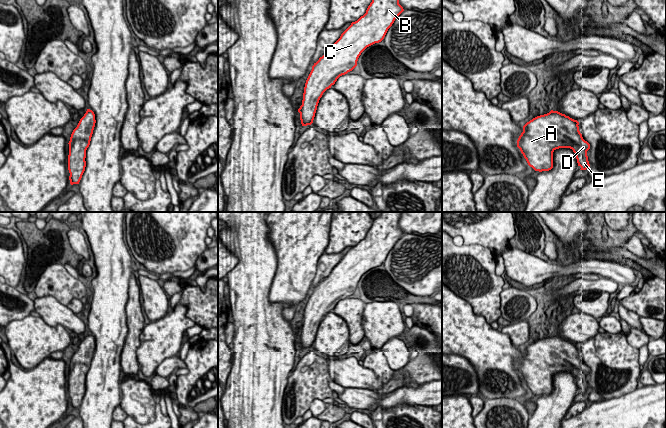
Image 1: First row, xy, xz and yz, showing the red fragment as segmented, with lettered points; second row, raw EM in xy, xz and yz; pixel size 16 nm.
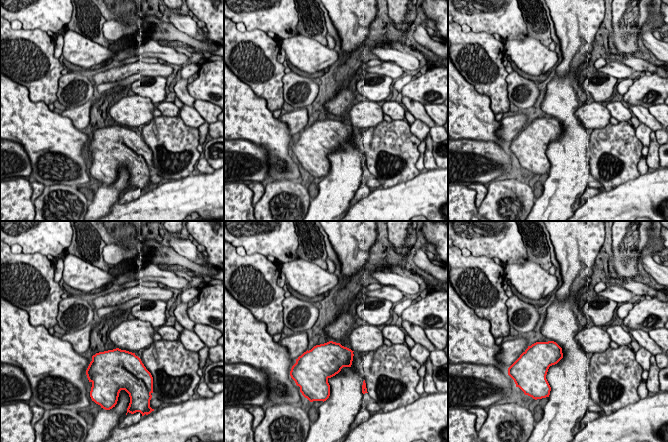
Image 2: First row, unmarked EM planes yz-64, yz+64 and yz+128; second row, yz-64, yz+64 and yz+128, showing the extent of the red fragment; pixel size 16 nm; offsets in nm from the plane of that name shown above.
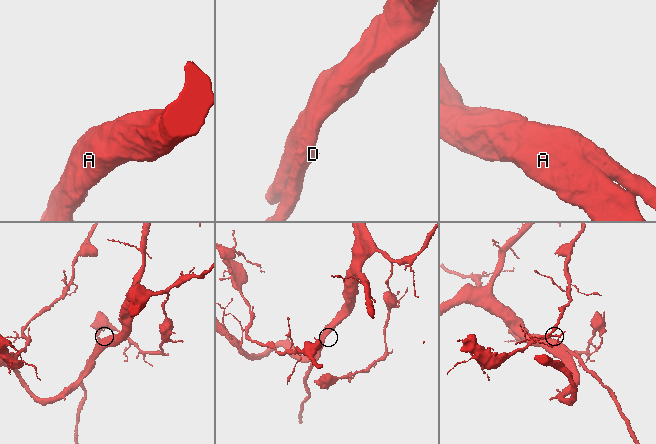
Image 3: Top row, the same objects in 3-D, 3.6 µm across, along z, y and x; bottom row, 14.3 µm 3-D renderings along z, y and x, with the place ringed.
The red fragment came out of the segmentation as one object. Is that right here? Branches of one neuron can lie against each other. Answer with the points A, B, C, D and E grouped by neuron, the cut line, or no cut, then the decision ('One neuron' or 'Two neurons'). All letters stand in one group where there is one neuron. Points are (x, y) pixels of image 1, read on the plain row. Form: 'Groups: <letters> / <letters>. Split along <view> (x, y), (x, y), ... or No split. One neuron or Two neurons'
Groups: A B C D E. No split. One neuron

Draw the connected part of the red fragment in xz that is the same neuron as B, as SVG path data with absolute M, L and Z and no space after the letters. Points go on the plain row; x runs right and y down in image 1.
M382 212L373 219L366 237L341 258L319 284L306 304L302 329L298 333L302 350L313 347L320 322L337 303L357 290L361 277L381 266L395 243L404 235L399 228L401 212Z

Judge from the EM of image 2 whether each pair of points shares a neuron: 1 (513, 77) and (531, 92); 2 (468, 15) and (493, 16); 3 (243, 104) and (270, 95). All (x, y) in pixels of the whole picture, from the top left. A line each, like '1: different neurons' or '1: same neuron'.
1: same neuron
2: same neuron
3: different neurons

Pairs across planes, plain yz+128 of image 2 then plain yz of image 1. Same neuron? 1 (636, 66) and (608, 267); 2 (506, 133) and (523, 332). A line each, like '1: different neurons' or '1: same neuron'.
1: same neuron
2: same neuron

